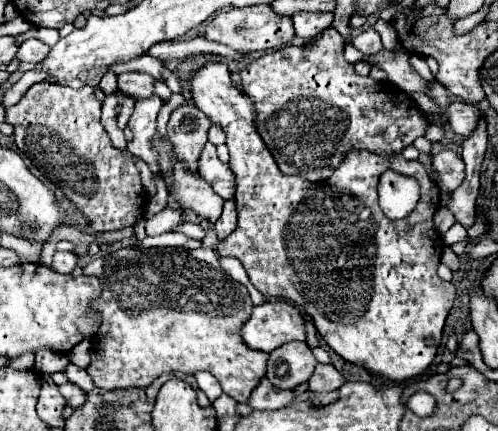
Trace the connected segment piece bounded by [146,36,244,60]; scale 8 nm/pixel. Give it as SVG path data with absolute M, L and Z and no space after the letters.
M202 36L194 40L182 40L182 42L158 42L146 54L158 60L184 60L184 58L198 56L198 54L218 54L218 56L226 56L232 60L240 60L244 56L240 52L234 52L232 48L226 48L218 42L210 42Z

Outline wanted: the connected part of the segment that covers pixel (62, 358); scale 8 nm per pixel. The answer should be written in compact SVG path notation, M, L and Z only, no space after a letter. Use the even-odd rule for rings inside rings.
M38 348L36 350L36 364L34 370L38 374L54 374L54 372L64 372L64 368L68 366L68 358L66 354L60 354L56 350L50 348Z

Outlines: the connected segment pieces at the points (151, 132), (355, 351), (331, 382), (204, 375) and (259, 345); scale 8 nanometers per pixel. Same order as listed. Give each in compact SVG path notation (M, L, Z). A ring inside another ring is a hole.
M152 96L148 100L138 100L128 122L134 134L134 138L128 144L128 150L138 156L150 152L150 170L156 176L160 176L160 168L158 168L158 152L154 152L152 140L156 136L156 116L160 112L160 106L162 100L158 96Z
M206 64L190 82L194 104L206 112L212 124L226 132L230 168L236 176L234 200L238 208L238 226L228 238L218 242L218 254L238 258L250 282L264 296L288 298L296 306L302 306L304 312L312 316L324 342L344 360L398 382L424 372L436 356L442 328L456 296L454 284L440 280L436 274L444 240L434 228L432 214L440 206L440 188L428 176L426 168L418 160L406 160L402 154L380 156L368 150L352 150L326 182L286 176L280 172L256 130L254 102L234 86L226 64ZM384 170L400 170L400 174L410 174L420 182L422 198L404 220L386 218L378 206L376 184Z
M318 364L308 384L312 392L332 392L332 390L338 390L342 384L346 384L346 378L332 364L328 366Z
M196 372L194 376L196 376L196 382L198 382L198 388L208 396L210 402L214 402L222 394L220 384L216 382L216 378L210 372Z
M286 300L254 306L252 318L242 326L244 342L260 352L272 352L286 342L306 342L304 314Z

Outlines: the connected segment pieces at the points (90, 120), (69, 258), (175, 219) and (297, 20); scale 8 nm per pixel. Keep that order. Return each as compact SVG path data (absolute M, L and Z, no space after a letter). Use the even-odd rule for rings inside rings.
M50 80L34 84L18 104L6 108L6 122L14 126L14 142L20 152L24 152L34 166L52 182L64 190L66 198L76 204L82 216L86 216L88 228L94 232L118 230L122 226L134 226L136 220L144 216L144 188L140 182L140 170L136 168L128 152L116 150L110 142L110 136L100 124L100 102L94 96L96 88L70 88L54 84Z
M56 252L54 254L52 268L56 272L60 272L60 274L70 274L74 270L76 262L78 262L78 256L76 254L72 254L72 252Z
M164 208L164 210L160 210L158 214L154 214L146 220L146 234L158 236L158 234L164 234L164 232L172 232L178 224L182 224L180 212L172 210L172 208Z
M300 12L300 14L294 14L292 20L294 20L296 36L304 40L312 40L318 34L322 34L326 28L332 26L334 16L324 14L324 12Z

